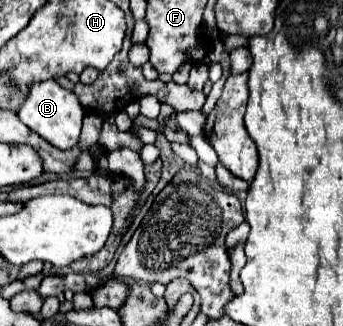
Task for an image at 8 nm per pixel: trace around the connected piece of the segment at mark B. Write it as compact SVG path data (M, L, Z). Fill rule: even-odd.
M48 79L48 81L40 81L40 83L30 85L28 95L22 101L22 105L18 107L16 115L20 117L20 121L26 127L30 127L34 133L38 133L42 139L46 139L54 147L72 149L78 143L78 137L80 137L84 109L80 105L78 97L72 91L60 87L54 79Z

